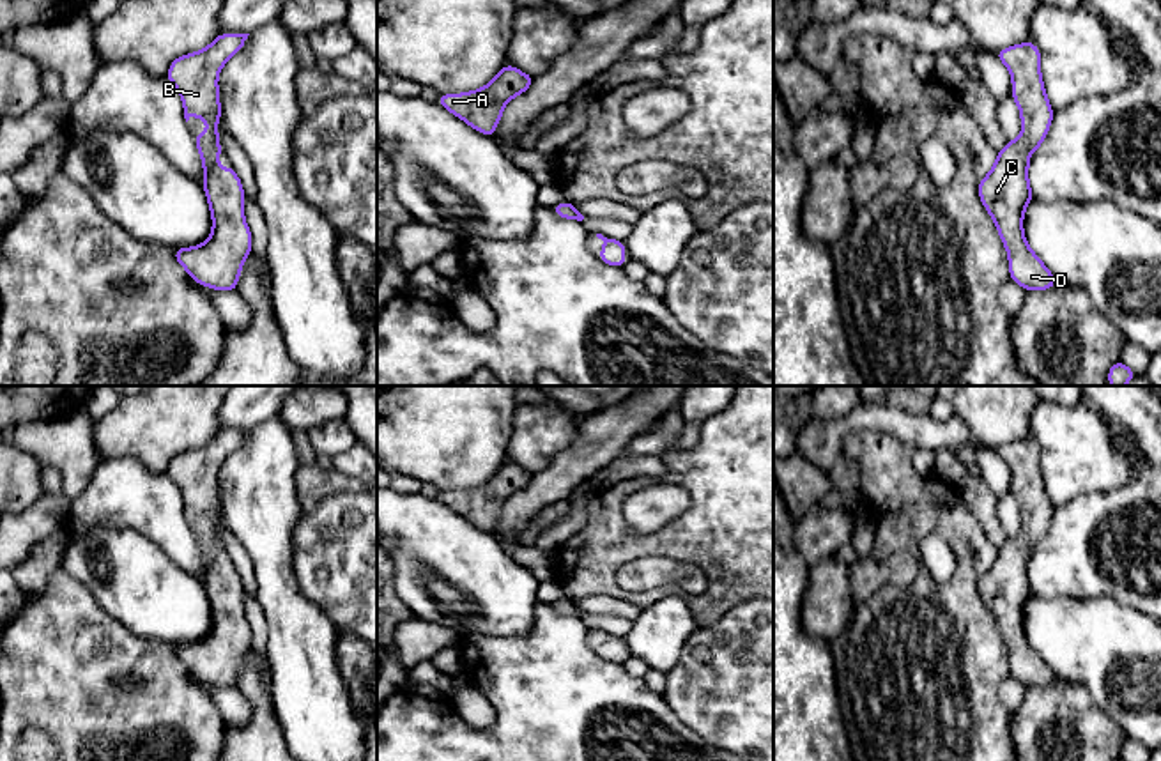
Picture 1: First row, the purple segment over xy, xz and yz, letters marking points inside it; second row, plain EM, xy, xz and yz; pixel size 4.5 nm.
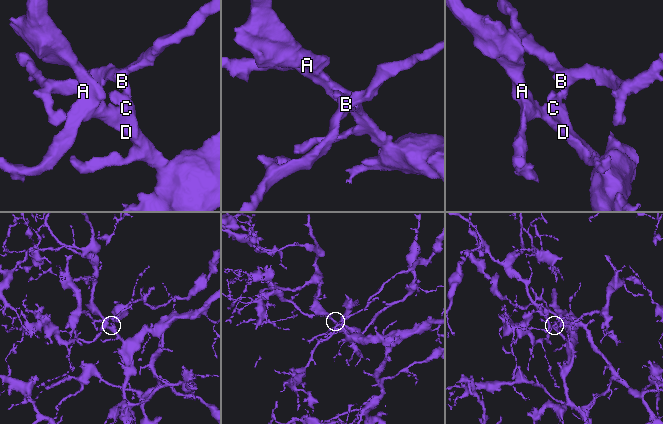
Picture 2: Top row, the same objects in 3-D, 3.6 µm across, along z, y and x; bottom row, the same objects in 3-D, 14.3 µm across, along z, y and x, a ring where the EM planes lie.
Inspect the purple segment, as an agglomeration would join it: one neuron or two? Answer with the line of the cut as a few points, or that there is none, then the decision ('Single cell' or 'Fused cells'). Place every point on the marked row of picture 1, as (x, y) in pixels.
No split. Single cell

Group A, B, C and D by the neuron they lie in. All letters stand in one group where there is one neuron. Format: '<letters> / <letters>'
A B C D

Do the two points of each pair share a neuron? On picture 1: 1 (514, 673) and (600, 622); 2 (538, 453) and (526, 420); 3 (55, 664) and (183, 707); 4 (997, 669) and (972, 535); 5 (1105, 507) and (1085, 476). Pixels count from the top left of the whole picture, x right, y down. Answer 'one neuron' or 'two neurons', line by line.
1: two neurons
2: one neuron
3: one neuron
4: one neuron
5: two neurons

